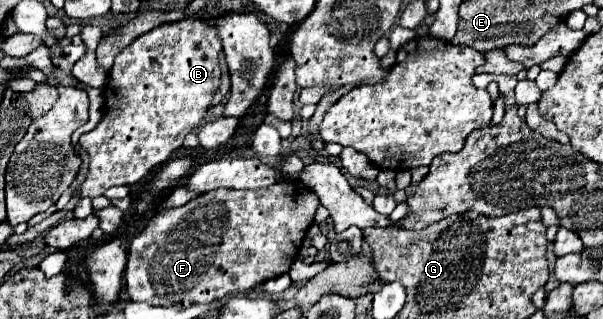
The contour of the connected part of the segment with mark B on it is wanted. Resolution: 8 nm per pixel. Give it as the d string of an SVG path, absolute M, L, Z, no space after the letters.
M183 18L139 36L115 58L105 84L105 116L91 132L79 138L79 144L89 152L89 174L79 188L81 196L95 198L111 186L135 184L153 168L165 164L183 146L183 138L205 120L213 94L219 88L219 52L221 40L217 28L211 28L199 18Z

